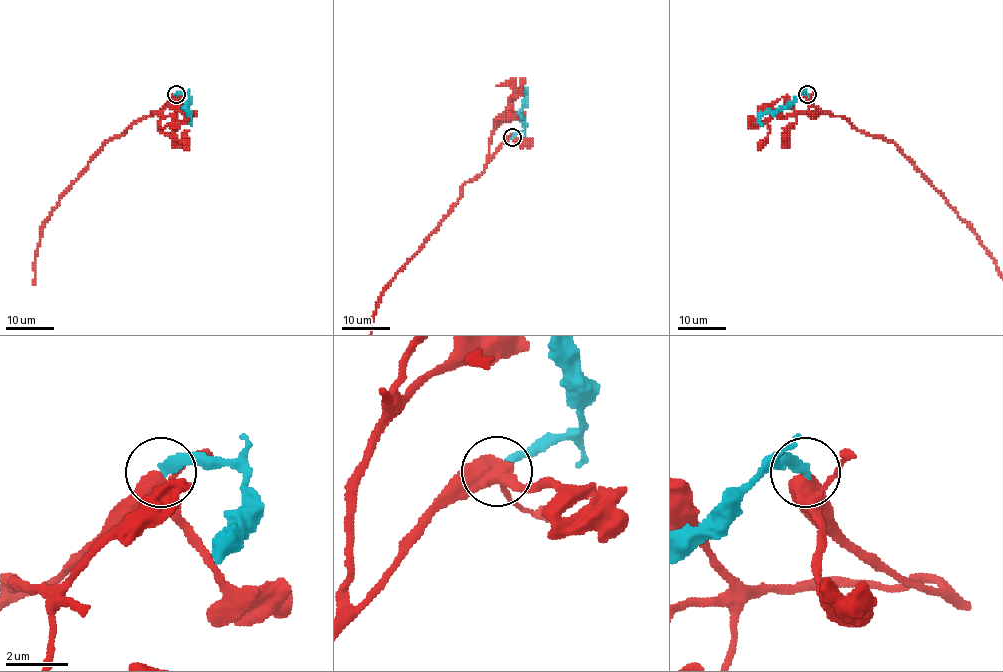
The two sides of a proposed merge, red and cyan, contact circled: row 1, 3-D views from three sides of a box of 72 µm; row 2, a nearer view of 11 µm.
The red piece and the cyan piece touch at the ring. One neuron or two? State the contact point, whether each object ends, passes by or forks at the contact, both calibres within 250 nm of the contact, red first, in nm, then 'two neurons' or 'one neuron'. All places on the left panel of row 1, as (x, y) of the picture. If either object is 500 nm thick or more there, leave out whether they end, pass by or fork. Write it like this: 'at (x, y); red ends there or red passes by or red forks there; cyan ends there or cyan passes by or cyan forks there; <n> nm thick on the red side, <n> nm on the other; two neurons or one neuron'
at (176, 94); red forks there; cyan ends there; 360 nm thick on the red side, 280 nm on the other; two neurons

